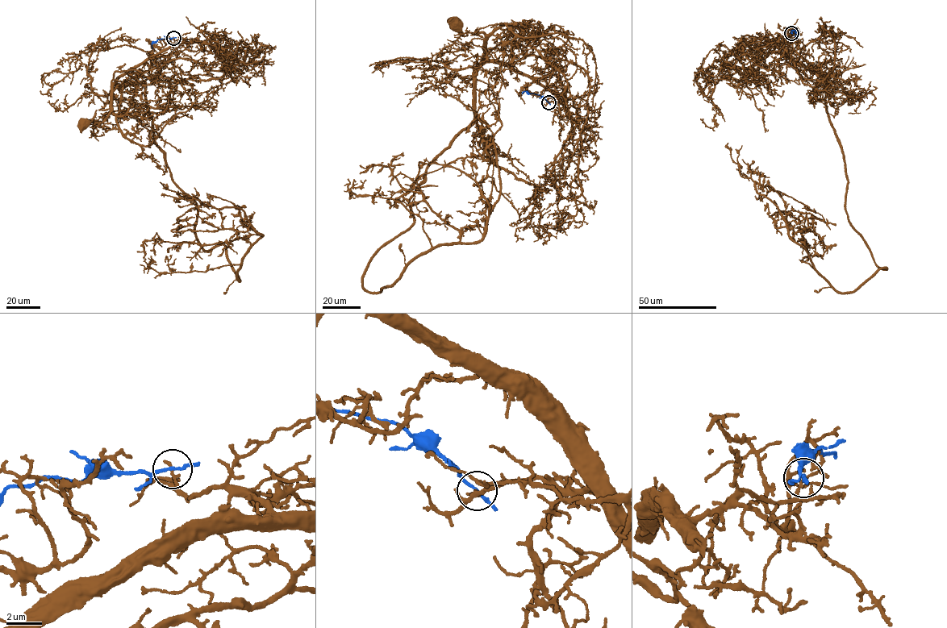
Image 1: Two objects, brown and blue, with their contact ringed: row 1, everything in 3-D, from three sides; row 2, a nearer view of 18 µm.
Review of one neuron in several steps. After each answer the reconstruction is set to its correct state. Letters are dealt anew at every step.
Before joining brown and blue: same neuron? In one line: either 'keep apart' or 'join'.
keep apart

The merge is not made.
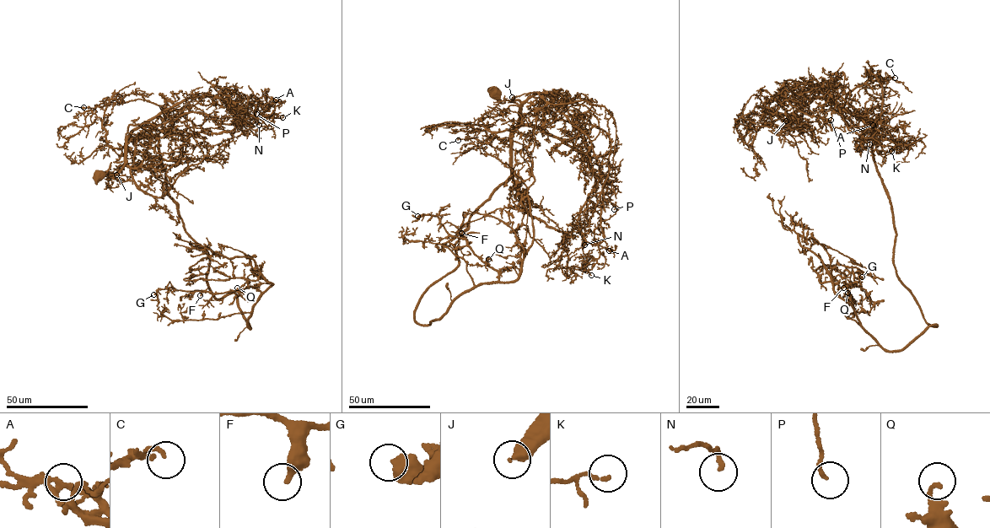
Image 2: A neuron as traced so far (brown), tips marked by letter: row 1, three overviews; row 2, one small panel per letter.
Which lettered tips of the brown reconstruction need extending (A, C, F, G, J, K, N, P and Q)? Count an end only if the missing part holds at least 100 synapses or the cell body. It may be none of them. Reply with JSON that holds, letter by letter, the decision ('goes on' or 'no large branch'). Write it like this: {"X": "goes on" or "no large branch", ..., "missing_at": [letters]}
{"A": "no large branch", "C": "no large branch", "F": "no large branch", "G": "no large branch", "J": "goes on", "K": "no large branch", "N": "no large branch", "P": "no large branch", "Q": "no large branch", "missing_at": ["J"]}

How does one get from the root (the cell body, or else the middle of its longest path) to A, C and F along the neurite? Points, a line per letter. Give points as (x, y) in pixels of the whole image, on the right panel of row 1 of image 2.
A: (793, 120), (802, 115), (794, 112), (823, 96), (820, 86), (825, 80), (848, 130), (861, 134), (873, 125)
C: (793, 120), (802, 115), (794, 112), (816, 98), (831, 102), (838, 111), (848, 93), (871, 76), (895, 78)
F: (793, 120), (820, 97), (870, 126), (896, 274), (937, 325), (887, 350), (843, 288)

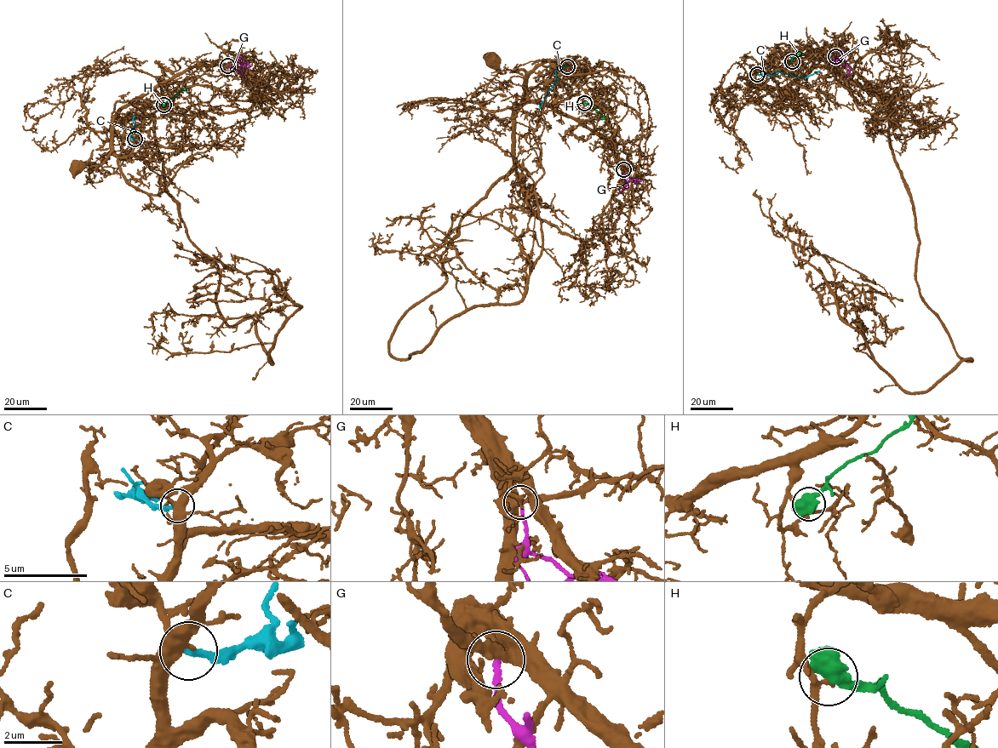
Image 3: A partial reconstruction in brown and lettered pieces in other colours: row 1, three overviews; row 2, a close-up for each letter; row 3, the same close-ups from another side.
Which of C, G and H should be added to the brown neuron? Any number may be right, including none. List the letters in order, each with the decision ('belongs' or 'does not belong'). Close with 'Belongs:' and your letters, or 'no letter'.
C: does not belong
G: does not belong
H: does not belong
Belongs: no letter

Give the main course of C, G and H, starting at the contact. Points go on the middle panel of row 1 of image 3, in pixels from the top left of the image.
C: (567, 66), (555, 71), (557, 81), (540, 104), (542, 110)
G: (623, 169), (624, 175), (634, 180), (629, 179), (621, 192)
H: (584, 104), (600, 114), (602, 119)

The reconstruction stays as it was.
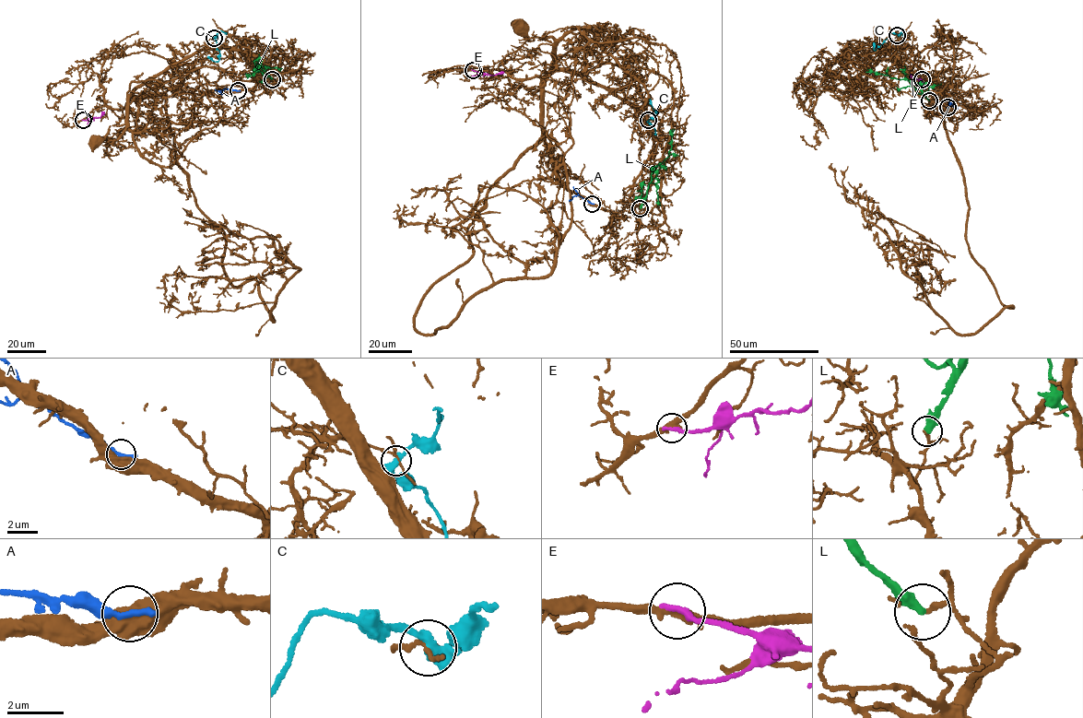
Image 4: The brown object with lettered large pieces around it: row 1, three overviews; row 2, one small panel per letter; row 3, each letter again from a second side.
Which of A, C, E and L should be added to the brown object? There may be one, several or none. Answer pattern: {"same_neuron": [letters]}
{"same_neuron": []}

